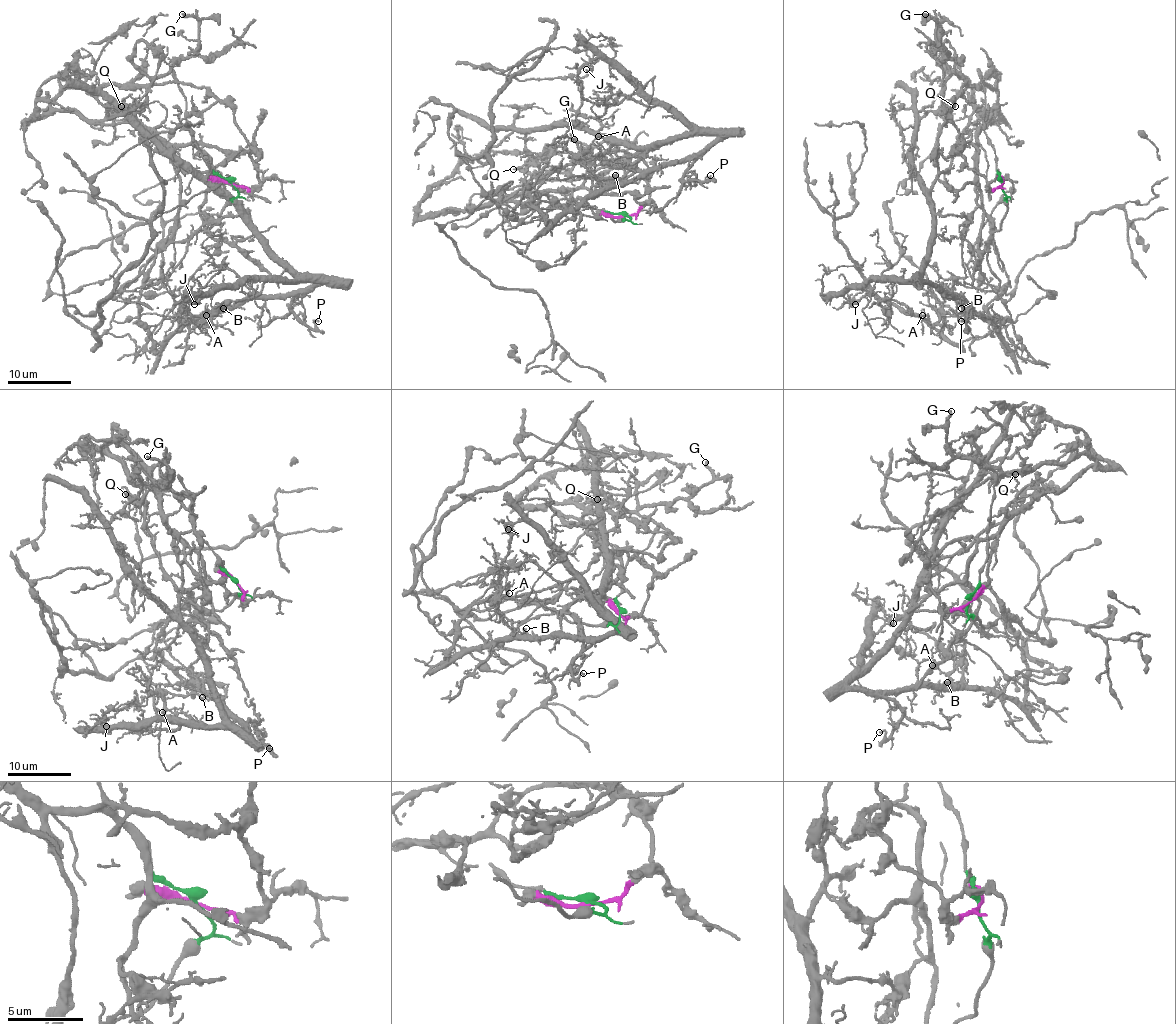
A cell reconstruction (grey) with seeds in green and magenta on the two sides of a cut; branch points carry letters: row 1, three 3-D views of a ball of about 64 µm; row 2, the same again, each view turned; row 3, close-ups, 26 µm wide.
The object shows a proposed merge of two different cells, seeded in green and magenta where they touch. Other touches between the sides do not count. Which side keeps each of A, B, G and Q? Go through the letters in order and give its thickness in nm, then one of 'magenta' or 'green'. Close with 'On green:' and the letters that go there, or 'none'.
A: 160 nm thick; green
B: 170 nm thick; green
G: 280 nm thick; magenta
Q: 300 nm thick; magenta
On green: A, B

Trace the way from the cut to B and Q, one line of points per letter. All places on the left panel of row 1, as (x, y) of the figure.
B: (230, 184), (238, 194), (208, 228), (162, 246), (96, 312), (66, 310), (98, 344), (110, 322), (222, 307)
Q: (230, 184), (259, 183), (246, 153), (50, 104), (142, 85), (147, 99), (121, 107)

